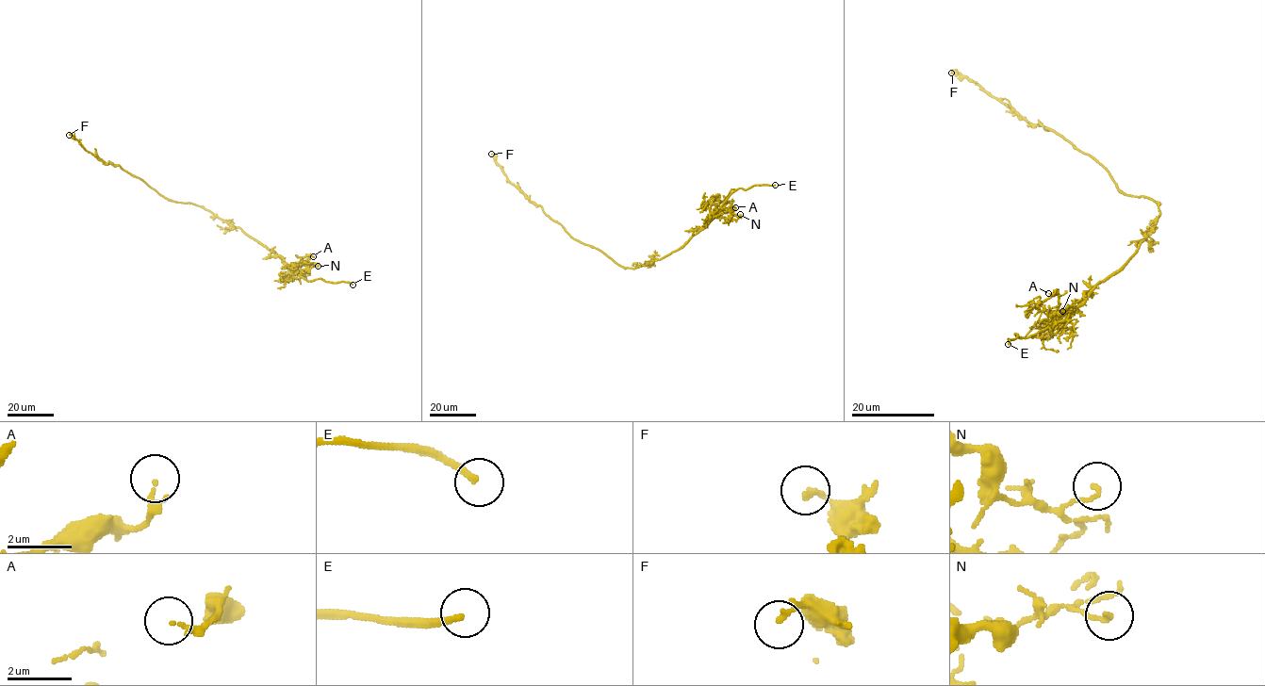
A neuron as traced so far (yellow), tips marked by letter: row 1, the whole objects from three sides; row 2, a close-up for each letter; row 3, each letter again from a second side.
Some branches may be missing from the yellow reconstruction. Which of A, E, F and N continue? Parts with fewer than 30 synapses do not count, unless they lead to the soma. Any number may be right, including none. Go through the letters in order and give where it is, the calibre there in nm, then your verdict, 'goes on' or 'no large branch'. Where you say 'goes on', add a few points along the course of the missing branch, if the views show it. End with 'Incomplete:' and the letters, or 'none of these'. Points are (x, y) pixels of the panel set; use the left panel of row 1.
A: at (313, 256); 130 nm thick; no large branch
E: at (353, 285); 190 nm thick; goes on; missing branch runs (353, 285), (366, 296)
F: at (69, 135); 180 nm thick; no large branch
N: at (318, 266); 110 nm thick; no large branch
Incomplete: E

